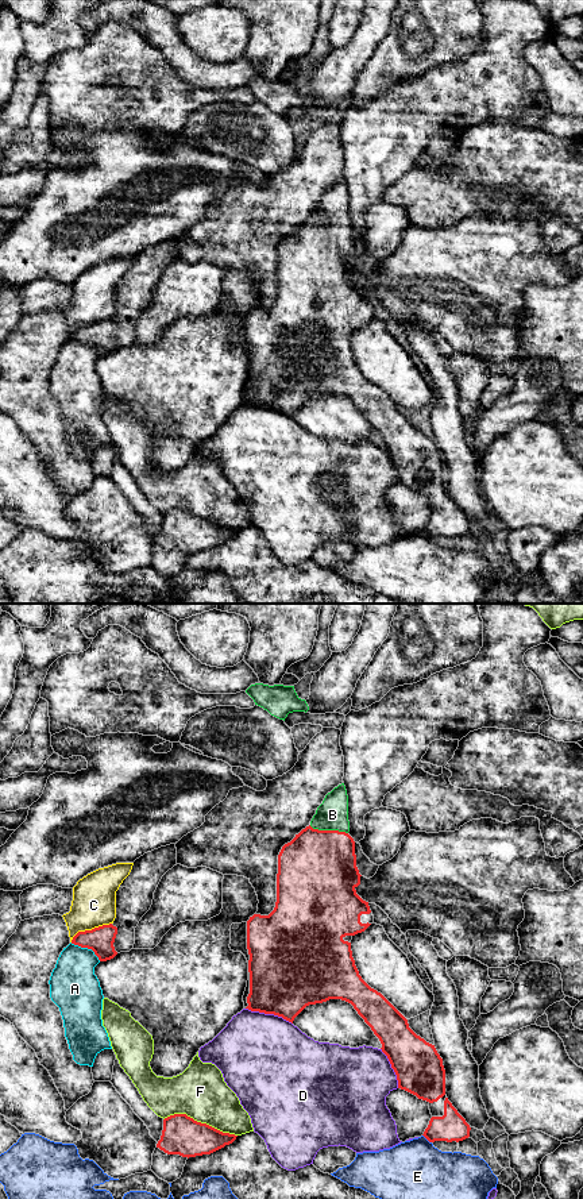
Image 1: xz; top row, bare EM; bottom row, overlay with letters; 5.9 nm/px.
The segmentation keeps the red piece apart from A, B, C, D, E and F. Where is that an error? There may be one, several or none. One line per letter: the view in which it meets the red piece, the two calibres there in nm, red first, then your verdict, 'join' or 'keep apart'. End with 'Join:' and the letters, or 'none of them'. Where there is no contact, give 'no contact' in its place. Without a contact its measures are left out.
A: xz | 160/280 nm | keep apart
B: xz | 460/190 nm | join
C: xz | 160/260 nm | keep apart
D: xz | 440/480 nm | keep apart
E: xz | 170/400 nm | keep apart
F: xz | 240/320 nm | keep apart
Join: B

